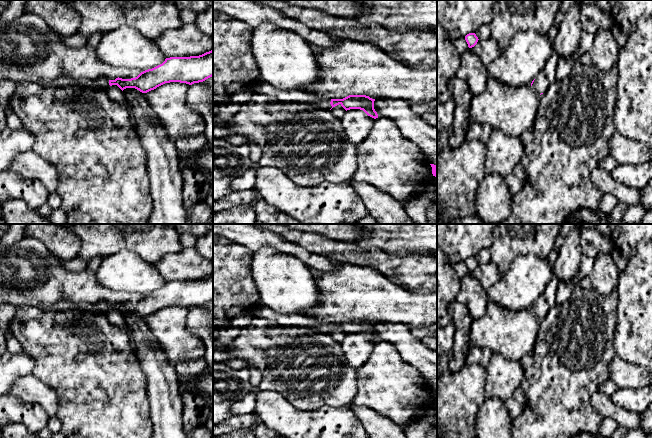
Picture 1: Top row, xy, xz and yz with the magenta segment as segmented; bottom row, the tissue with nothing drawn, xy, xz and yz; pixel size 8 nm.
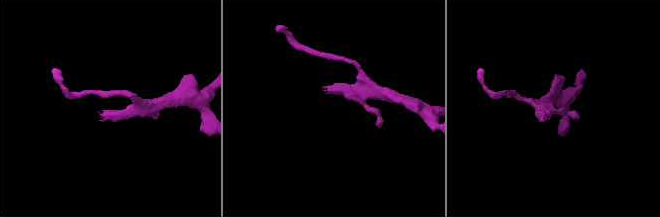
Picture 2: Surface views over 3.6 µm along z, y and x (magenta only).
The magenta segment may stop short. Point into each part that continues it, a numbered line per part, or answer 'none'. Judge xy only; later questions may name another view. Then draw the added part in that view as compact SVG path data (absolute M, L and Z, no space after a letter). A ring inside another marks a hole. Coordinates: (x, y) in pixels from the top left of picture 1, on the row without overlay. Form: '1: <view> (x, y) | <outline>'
1: xy (30, 274) | M23 237L11 246L0 243L0 304L35 306L42 310L88 310L107 313L111 302L100 293L95 271L67 271L61 260L40 240Z

